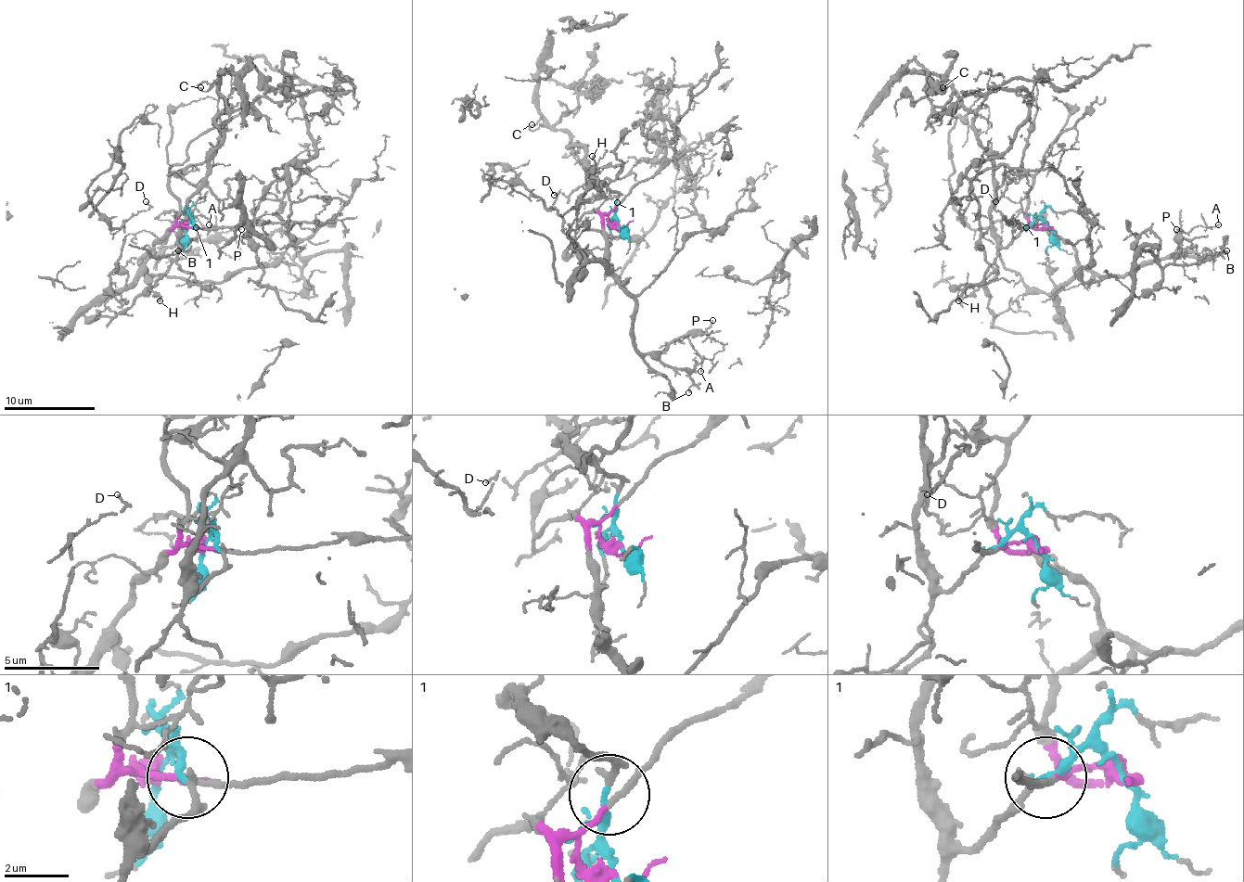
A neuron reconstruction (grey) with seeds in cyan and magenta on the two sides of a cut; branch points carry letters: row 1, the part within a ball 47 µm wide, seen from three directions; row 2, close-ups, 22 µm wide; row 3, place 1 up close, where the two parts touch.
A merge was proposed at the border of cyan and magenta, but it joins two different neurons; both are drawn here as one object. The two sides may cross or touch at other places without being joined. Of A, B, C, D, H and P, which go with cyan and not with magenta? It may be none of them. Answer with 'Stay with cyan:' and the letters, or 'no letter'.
Stay with cyan: C, H

